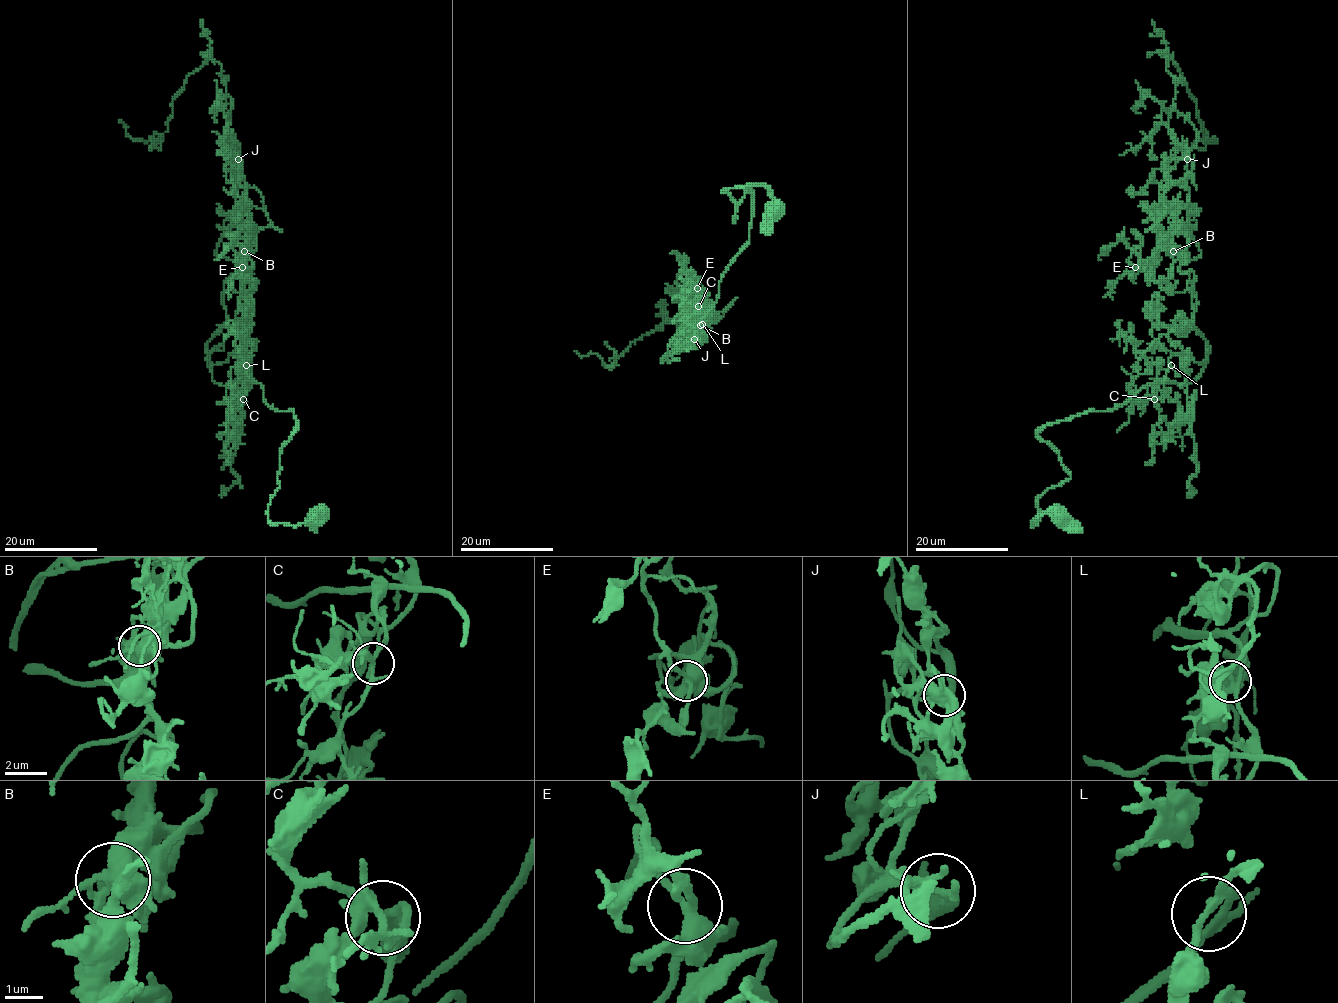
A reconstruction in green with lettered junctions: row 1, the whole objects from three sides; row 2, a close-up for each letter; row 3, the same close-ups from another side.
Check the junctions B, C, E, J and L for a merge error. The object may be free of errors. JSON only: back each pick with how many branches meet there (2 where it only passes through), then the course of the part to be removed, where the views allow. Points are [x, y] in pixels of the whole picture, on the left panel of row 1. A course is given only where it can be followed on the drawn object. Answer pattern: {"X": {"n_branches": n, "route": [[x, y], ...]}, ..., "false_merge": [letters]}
{"B": {"n_branches": 7, "route": [[244, 251], [256, 233], [270, 222], [264, 209], [264, 197], [254, 187], [250, 187], [232, 162], [235, 134]]}, "false_merge": ["B"]}

